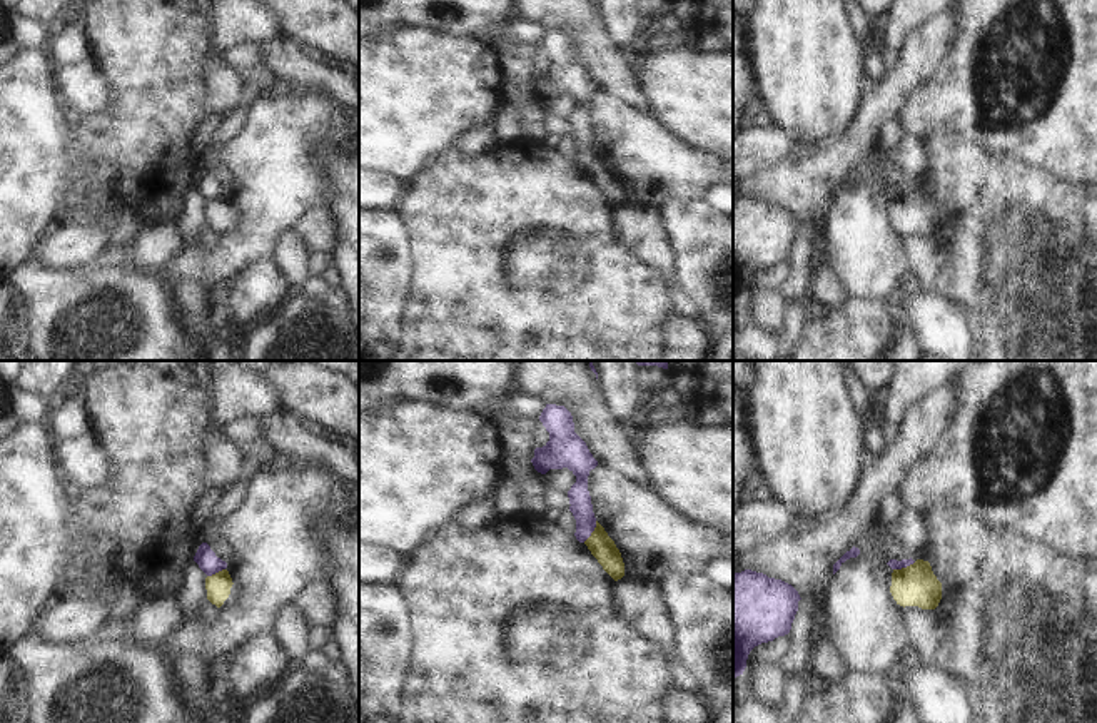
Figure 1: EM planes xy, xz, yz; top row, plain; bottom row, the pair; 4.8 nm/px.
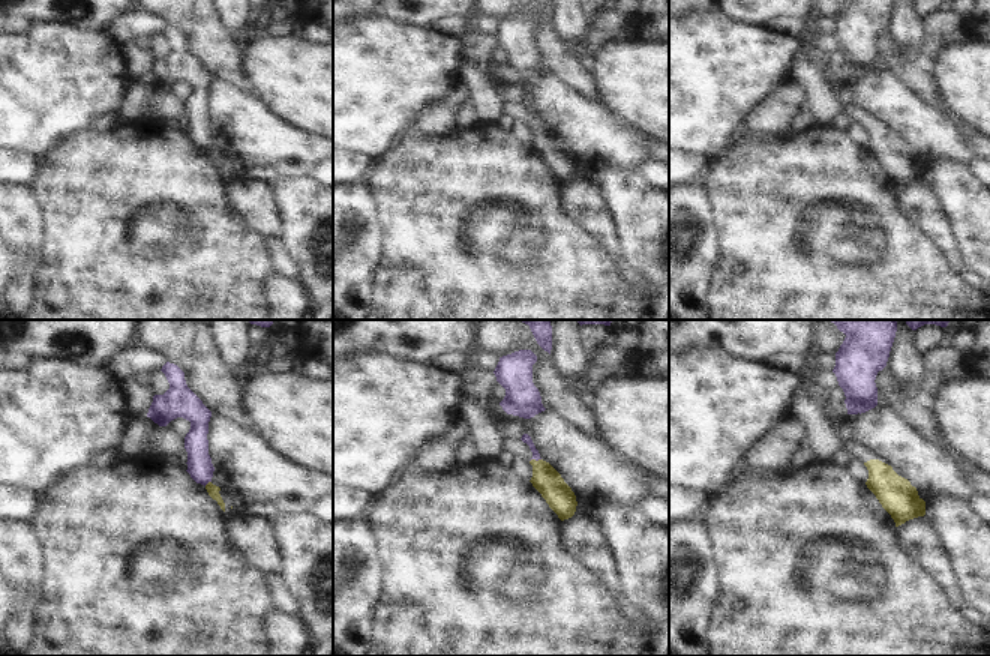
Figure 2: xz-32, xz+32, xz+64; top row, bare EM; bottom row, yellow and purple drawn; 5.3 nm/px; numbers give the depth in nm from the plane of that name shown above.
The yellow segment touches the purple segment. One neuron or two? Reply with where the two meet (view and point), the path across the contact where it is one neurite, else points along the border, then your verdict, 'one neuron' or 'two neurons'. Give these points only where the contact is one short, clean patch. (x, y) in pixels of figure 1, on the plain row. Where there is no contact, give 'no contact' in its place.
yz (904, 194) | along yz (915, 187), (894, 196) | two neurons

